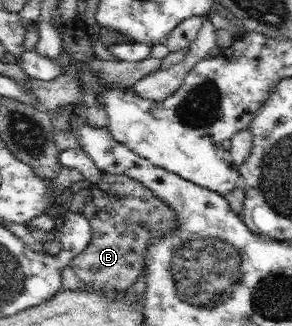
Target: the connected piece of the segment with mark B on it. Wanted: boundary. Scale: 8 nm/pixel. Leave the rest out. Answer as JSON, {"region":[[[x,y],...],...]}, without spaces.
{"region":[[[104,173],[100,181],[88,183],[85,186],[90,196],[84,208],[79,212],[90,221],[92,241],[80,254],[74,256],[70,266],[78,275],[78,278],[85,282],[86,287],[100,290],[108,298],[116,300],[118,292],[133,292],[132,286],[136,284],[136,278],[140,276],[145,266],[145,254],[147,253],[148,246],[154,244],[152,240],[160,238],[164,234],[172,234],[176,228],[180,228],[175,223],[175,216],[177,214],[149,188],[146,188],[141,182],[127,175]]]}

